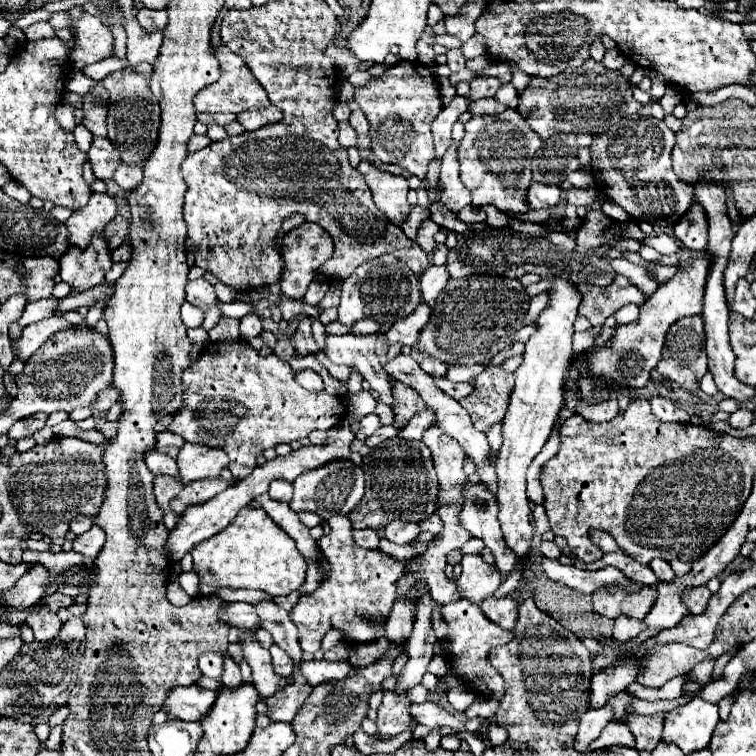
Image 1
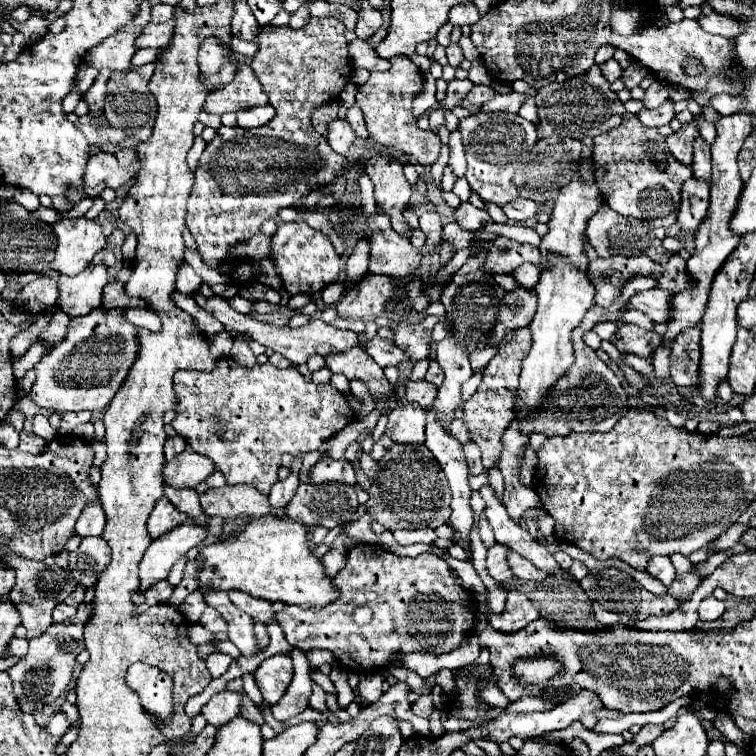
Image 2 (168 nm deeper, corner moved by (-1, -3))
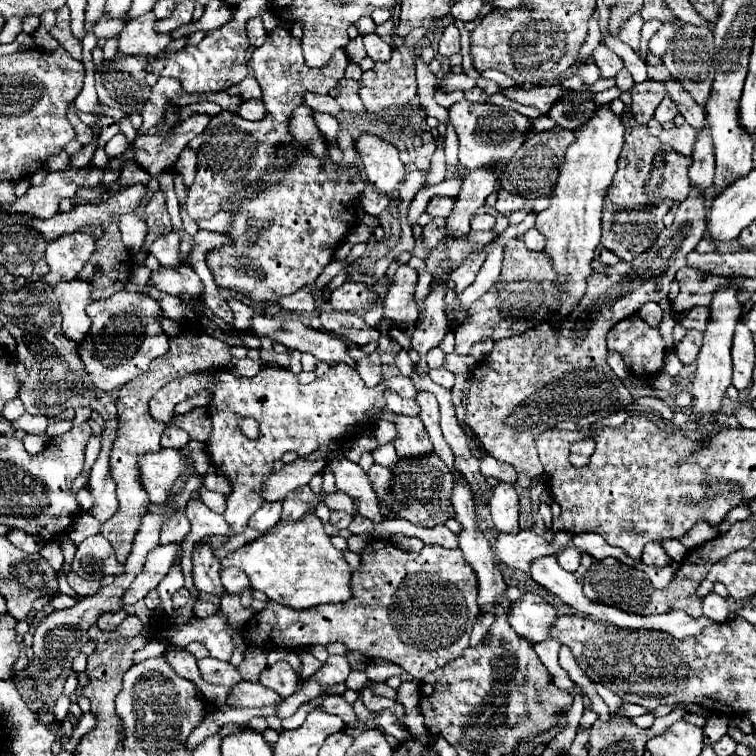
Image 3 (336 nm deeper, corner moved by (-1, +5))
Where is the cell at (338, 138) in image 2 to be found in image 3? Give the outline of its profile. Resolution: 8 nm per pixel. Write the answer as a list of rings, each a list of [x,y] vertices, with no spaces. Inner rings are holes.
[[[305,92],[303,94],[303,102],[317,110],[317,112],[327,112],[331,116],[337,116],[341,112],[341,106],[335,102],[335,98],[331,98],[329,94],[313,94],[313,92]]]

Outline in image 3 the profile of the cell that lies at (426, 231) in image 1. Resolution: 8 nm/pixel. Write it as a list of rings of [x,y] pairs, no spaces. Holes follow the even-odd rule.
[[[435,196],[435,198],[429,202],[429,206],[427,206],[427,214],[433,216],[433,218],[437,218],[437,216],[445,218],[445,216],[449,216],[449,212],[453,210],[453,206],[455,206],[455,198]]]

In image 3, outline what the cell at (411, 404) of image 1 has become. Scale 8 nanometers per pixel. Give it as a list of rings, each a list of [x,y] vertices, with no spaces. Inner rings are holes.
[[[393,416],[393,422],[397,426],[397,438],[393,444],[399,458],[433,454],[427,430],[423,428],[423,422],[417,416]]]

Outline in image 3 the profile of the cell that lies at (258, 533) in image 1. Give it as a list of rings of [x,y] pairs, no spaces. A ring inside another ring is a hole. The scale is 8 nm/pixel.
[[[313,514],[297,522],[281,520],[271,534],[229,554],[221,566],[241,568],[255,590],[261,590],[271,600],[295,610],[305,610],[327,602],[345,602],[351,598],[353,570],[345,562],[343,552],[331,544],[321,520]]]

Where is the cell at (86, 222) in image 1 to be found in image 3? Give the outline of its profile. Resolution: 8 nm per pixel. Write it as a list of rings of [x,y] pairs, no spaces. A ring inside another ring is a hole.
[[[81,232],[67,234],[49,242],[45,252],[45,258],[49,260],[49,272],[41,278],[41,282],[55,286],[73,280],[89,260],[93,250],[95,250],[95,240]]]

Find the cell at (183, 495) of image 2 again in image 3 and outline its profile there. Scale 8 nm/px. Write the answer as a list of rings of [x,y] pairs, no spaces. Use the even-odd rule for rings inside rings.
[[[191,500],[187,502],[187,518],[191,522],[191,532],[187,534],[185,542],[183,542],[183,576],[185,576],[185,588],[191,592],[193,598],[199,596],[199,590],[195,588],[193,580],[191,580],[191,568],[189,568],[189,560],[191,560],[191,550],[193,546],[205,538],[205,536],[227,536],[231,532],[229,524],[223,520],[221,514],[211,512],[203,502],[199,500]]]

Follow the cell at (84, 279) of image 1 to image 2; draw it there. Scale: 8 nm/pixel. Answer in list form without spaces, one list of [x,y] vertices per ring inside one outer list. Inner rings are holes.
[[[89,264],[79,276],[59,276],[57,306],[71,318],[89,314],[101,306],[103,286],[109,282],[105,264]]]

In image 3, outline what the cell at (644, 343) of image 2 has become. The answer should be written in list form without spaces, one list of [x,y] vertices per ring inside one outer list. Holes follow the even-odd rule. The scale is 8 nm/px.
[[[637,314],[621,320],[607,334],[607,348],[621,354],[631,376],[649,380],[659,374],[667,354],[657,328],[651,328]]]

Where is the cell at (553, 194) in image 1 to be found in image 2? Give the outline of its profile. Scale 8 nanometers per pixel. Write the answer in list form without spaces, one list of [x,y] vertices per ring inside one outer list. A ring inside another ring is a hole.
[[[517,198],[513,200],[511,204],[507,204],[507,208],[503,208],[503,212],[507,214],[509,220],[515,220],[515,222],[521,222],[521,220],[527,220],[527,218],[533,218],[539,214],[543,204],[535,202],[535,200],[529,200],[529,198]]]

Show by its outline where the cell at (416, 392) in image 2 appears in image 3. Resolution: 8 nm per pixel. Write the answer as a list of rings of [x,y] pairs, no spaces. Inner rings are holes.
[[[339,362],[329,368],[329,372],[311,384],[299,384],[297,376],[285,368],[265,366],[253,378],[237,378],[229,370],[217,372],[199,372],[187,374],[183,378],[175,378],[163,388],[155,392],[149,402],[149,412],[159,422],[173,420],[173,408],[189,396],[199,394],[201,390],[211,392],[211,402],[207,404],[209,418],[213,422],[213,432],[207,442],[207,452],[211,454],[213,464],[233,486],[233,494],[227,498],[225,520],[231,526],[229,536],[211,536],[211,548],[221,548],[227,538],[243,532],[247,528],[249,516],[263,504],[261,488],[265,478],[273,472],[273,464],[281,460],[285,452],[297,452],[297,456],[309,456],[311,452],[339,440],[347,440],[349,436],[361,436],[371,430],[371,420],[367,418],[369,410],[383,410],[385,398],[383,392],[391,390],[403,398],[415,398],[417,390],[413,382],[405,376],[385,378],[375,388],[367,388],[357,374],[345,362]],[[251,416],[261,424],[261,434],[257,440],[247,440],[237,422],[239,418]]]

